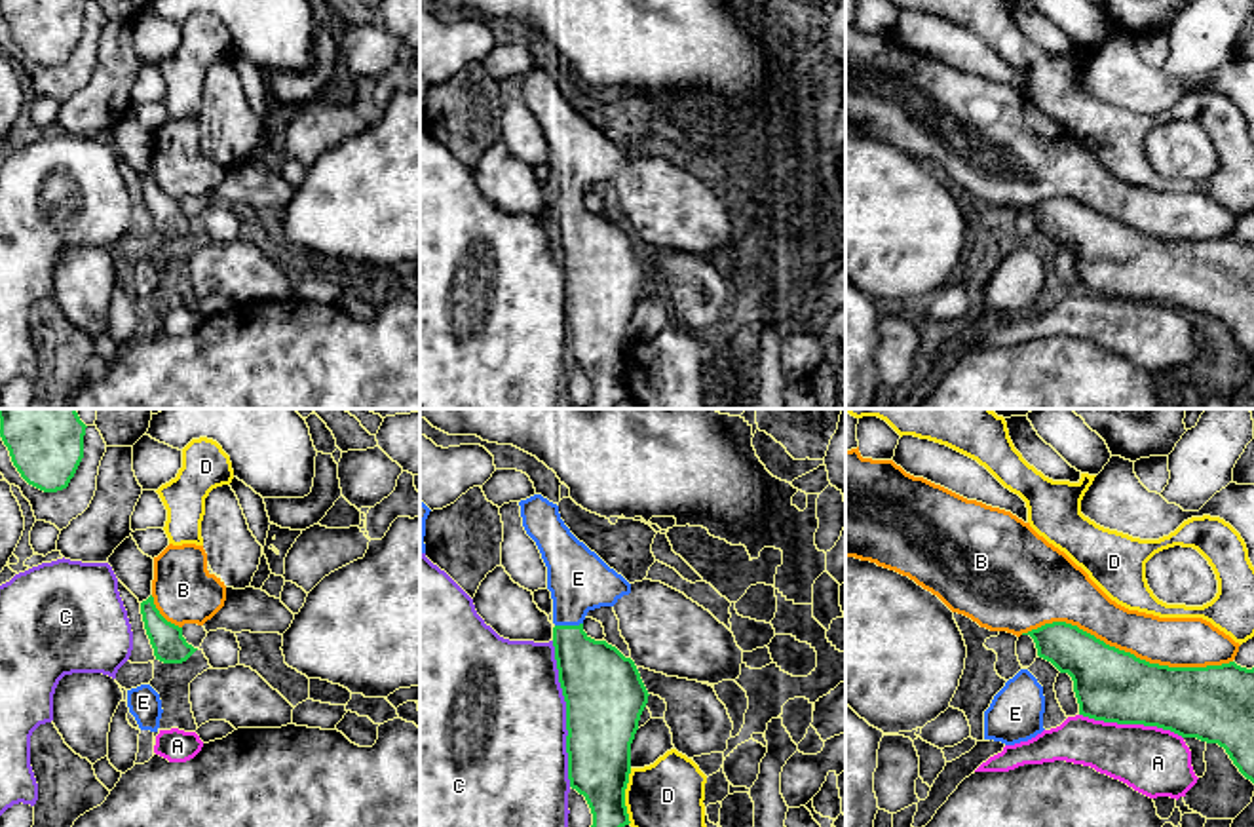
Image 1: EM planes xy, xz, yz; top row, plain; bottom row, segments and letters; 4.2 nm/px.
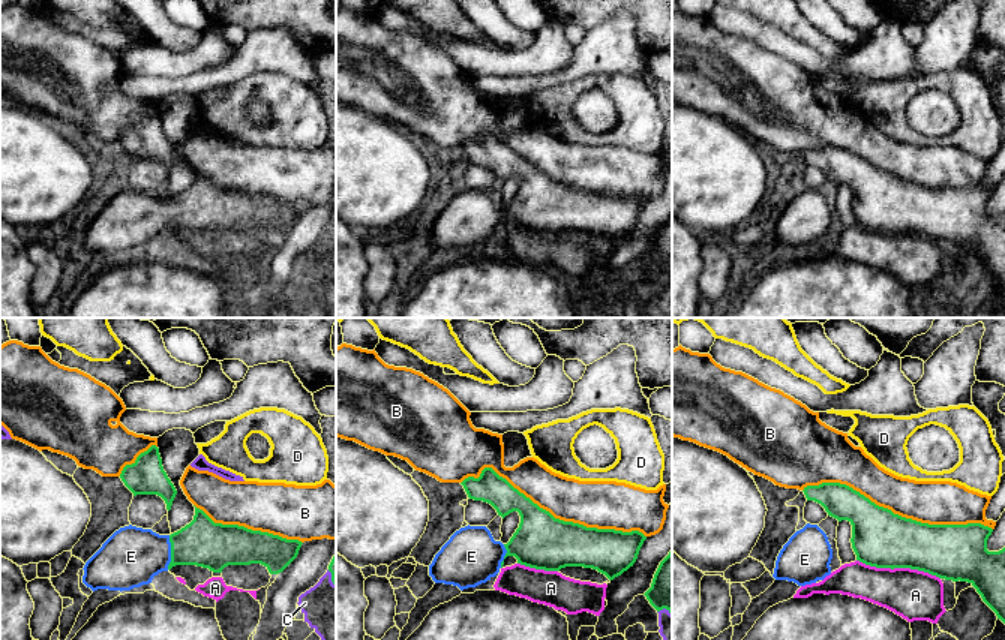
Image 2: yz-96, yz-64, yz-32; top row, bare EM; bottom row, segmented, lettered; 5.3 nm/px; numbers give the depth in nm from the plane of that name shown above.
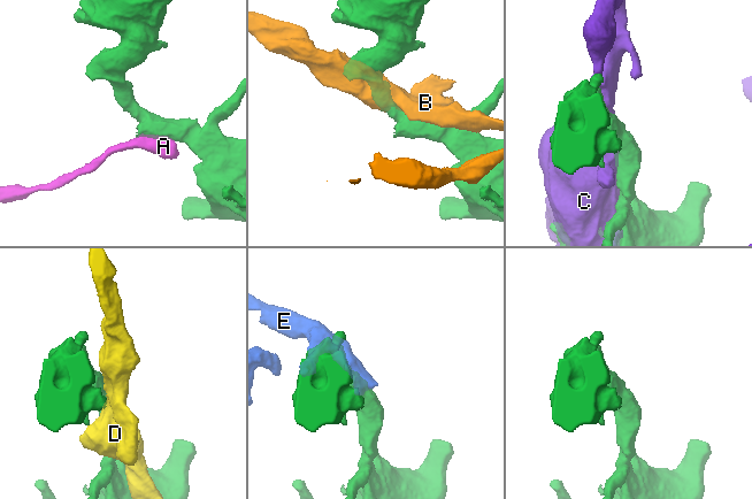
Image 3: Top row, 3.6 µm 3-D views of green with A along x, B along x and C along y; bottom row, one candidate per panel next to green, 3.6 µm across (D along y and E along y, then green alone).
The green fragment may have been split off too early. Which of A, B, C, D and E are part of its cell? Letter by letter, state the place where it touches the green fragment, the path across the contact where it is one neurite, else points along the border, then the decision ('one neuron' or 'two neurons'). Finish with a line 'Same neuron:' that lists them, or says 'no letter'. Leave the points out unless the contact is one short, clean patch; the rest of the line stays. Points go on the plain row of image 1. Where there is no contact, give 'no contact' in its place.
A: meets green in yz at (1131, 297); border along yz (1080, 288), (1091, 293), (1156, 299), (1182, 312); two neurons
B: meets green in yz at (1127, 227); two neurons
C: meets green in xz at (567, 288); two neurons
D: meets green in xz at (624, 371); two neurons
E: meets green in xz at (569, 200); runs through xz (595, 251), (574, 227), (569, 200), (569, 183), (578, 153); one neuron
Same neuron: E

